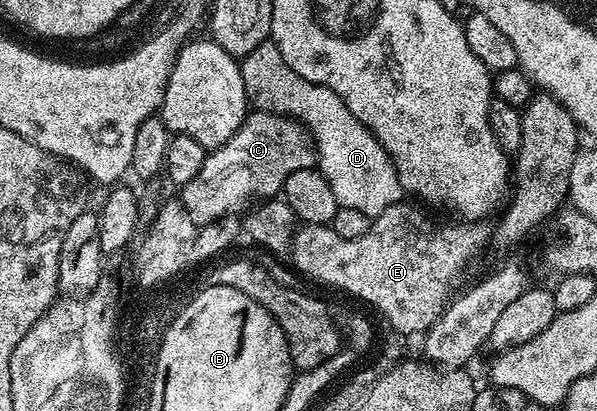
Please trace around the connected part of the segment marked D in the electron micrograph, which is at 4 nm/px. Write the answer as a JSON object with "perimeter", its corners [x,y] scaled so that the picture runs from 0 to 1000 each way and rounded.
{"perimeter":[[[436,107],[402,148],[410,212],[410,241],[429,270],[457,273],[462,282],[482,282],[496,292],[518,324],[531,365],[534,416],[554,453],[566,499],[603,511],[620,530],[642,521],[648,501],[670,496],[675,460],[658,387],[621,326],[601,287],[588,273],[546,204],[514,200],[501,190],[467,131],[462,107]]]}

